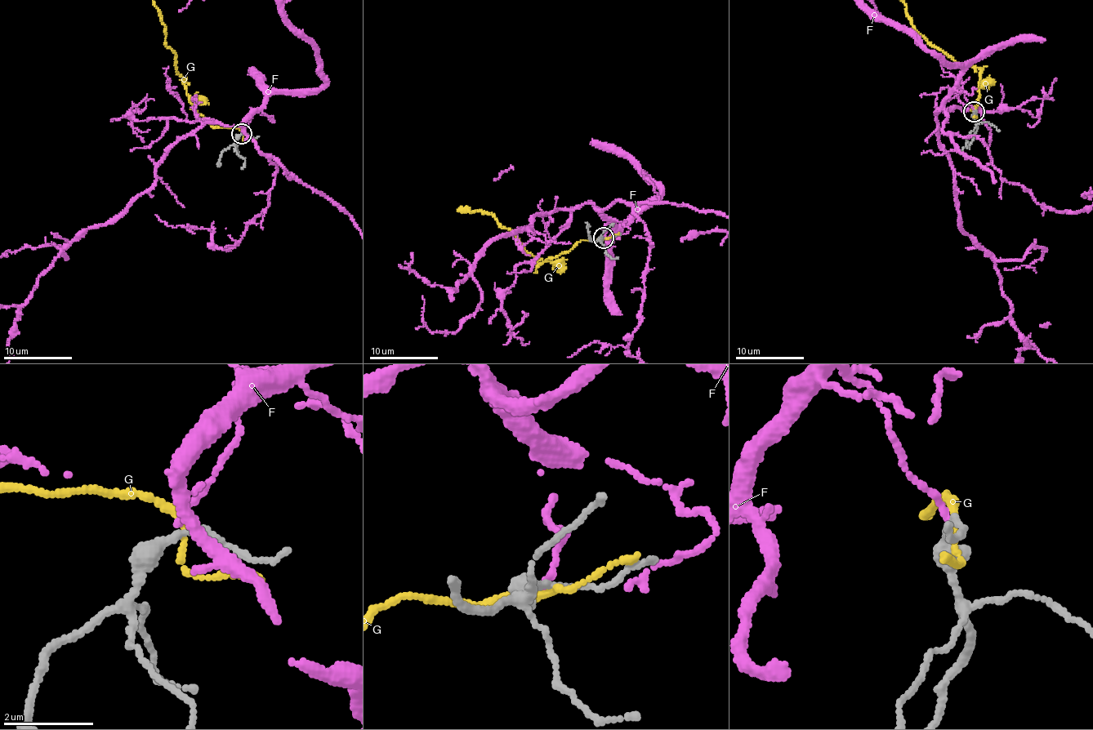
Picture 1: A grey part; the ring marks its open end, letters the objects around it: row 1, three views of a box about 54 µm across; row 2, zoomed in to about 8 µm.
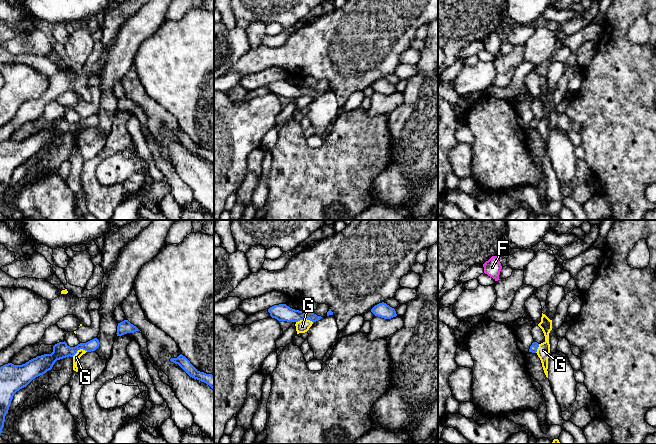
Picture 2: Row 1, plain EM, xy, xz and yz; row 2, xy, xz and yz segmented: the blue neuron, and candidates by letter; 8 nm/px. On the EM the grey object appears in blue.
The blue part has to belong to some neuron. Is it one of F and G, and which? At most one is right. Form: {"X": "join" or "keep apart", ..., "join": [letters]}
{"F": "join", "G": "keep apart", "join": ["F"]}

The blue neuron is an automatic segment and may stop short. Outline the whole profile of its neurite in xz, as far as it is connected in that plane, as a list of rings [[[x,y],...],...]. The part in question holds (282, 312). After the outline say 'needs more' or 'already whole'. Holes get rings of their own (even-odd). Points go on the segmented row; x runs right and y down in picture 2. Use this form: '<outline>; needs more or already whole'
[[[286,304],[274,305],[268,309],[268,312],[272,318],[278,321],[298,322],[307,319],[314,323],[322,318],[312,312],[292,309]]]; already whole

